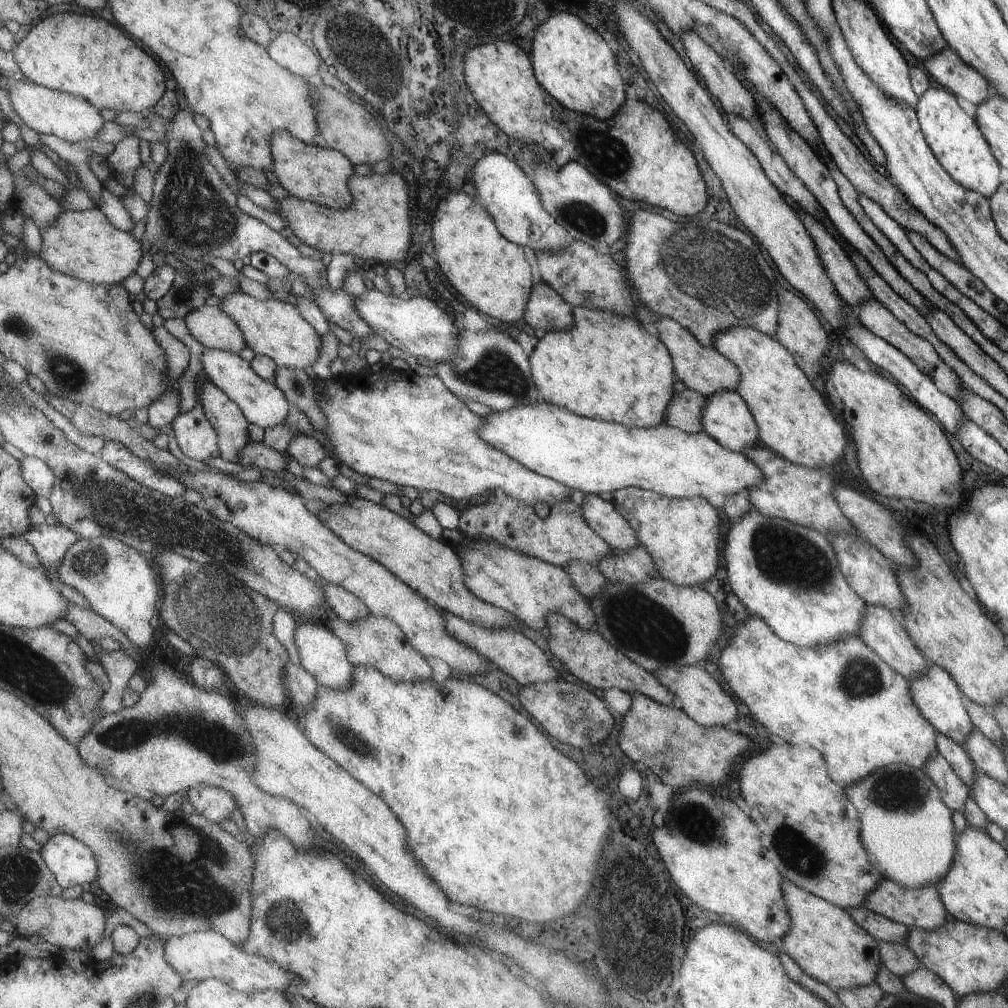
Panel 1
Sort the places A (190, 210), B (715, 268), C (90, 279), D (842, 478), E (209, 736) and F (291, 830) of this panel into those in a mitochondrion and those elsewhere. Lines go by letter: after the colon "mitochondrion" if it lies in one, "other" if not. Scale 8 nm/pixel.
A: mitochondrion
B: mitochondrion
C: other
D: other
E: mitochondrion
F: other

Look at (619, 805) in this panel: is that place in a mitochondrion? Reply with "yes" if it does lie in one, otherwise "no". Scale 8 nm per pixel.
no

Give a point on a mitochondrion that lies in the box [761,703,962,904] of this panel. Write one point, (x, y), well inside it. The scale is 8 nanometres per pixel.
(795, 850)

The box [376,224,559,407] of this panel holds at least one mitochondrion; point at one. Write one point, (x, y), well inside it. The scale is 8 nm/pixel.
(496, 370)

